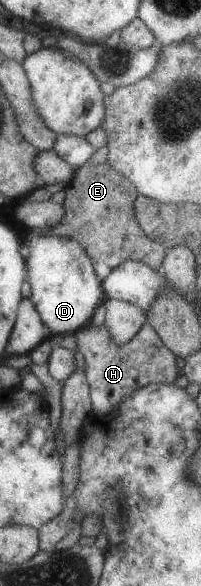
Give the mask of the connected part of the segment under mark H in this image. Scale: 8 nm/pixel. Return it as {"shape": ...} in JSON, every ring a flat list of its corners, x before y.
{"shape":[[147,322,130,340,118,346,110,342,104,326,95,327,89,323,78,329,73,336,76,339,77,350,85,358,84,372,89,386,91,415,107,415,115,404,137,388,150,383,173,385,179,376,175,354,164,346]]}

